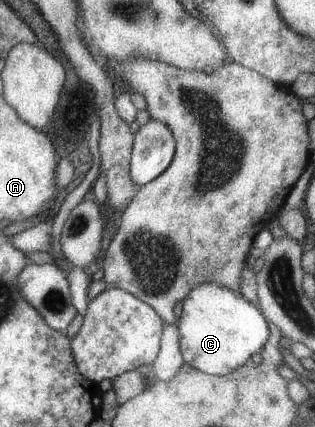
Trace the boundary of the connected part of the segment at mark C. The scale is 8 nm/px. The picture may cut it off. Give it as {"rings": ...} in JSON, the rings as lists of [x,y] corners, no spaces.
{"rings":[[[218,283],[194,287],[184,297],[178,328],[185,363],[214,376],[228,374],[244,365],[254,353],[260,352],[270,336],[269,322],[264,314],[242,294]]]}

